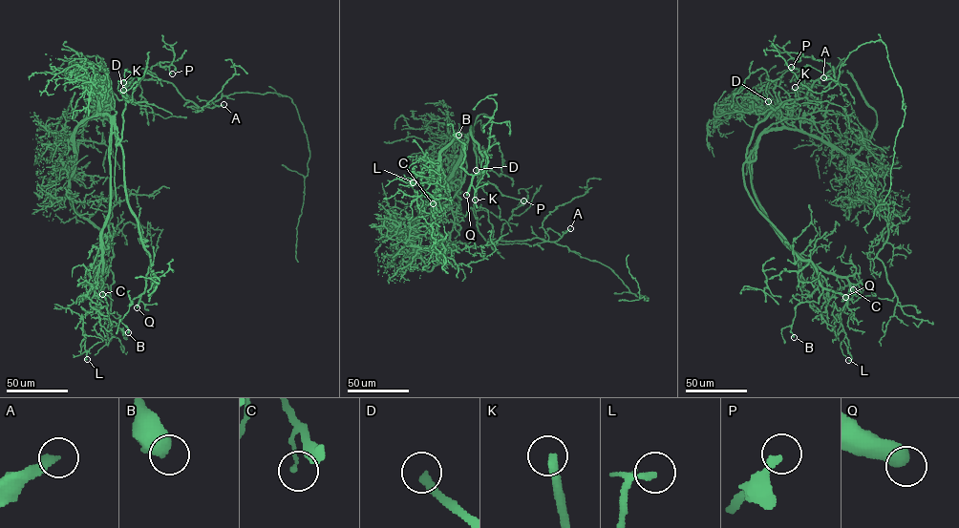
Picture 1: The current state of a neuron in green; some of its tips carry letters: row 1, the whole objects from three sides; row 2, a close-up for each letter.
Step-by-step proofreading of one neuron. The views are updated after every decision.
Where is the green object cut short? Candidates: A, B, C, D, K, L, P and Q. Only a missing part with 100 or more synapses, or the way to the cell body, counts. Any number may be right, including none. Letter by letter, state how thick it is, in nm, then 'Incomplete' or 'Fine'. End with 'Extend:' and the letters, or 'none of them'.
A: Thickness 300 nm. Incomplete
B: Thickness 600 nm. Fine
C: Thickness 130 nm. Fine
D: Thickness 280 nm. Incomplete
K: Thickness 280 nm. Incomplete
L: Thickness 160 nm. Fine
P: Thickness 280 nm. Fine
Q: Thickness 550 nm. Incomplete
Extend: A, D, K, Q

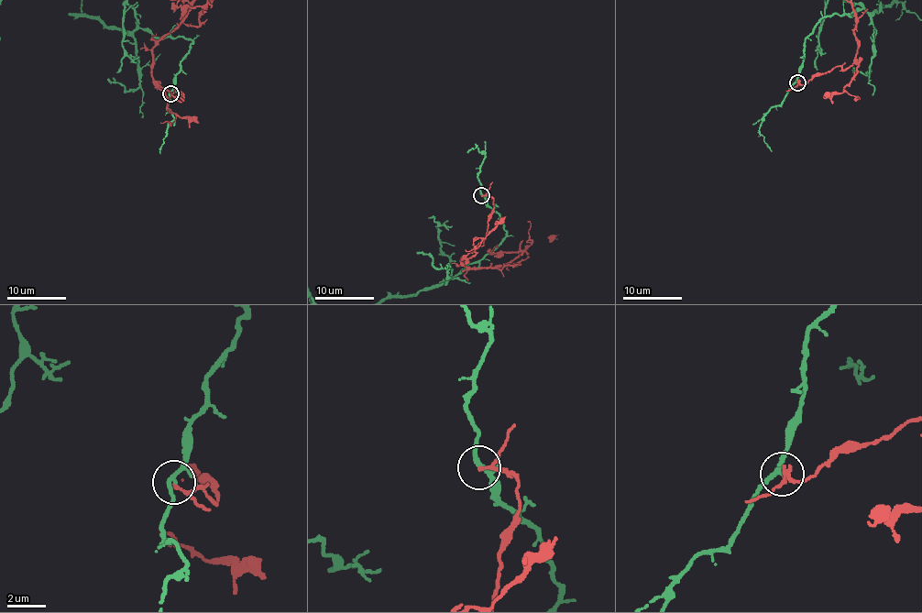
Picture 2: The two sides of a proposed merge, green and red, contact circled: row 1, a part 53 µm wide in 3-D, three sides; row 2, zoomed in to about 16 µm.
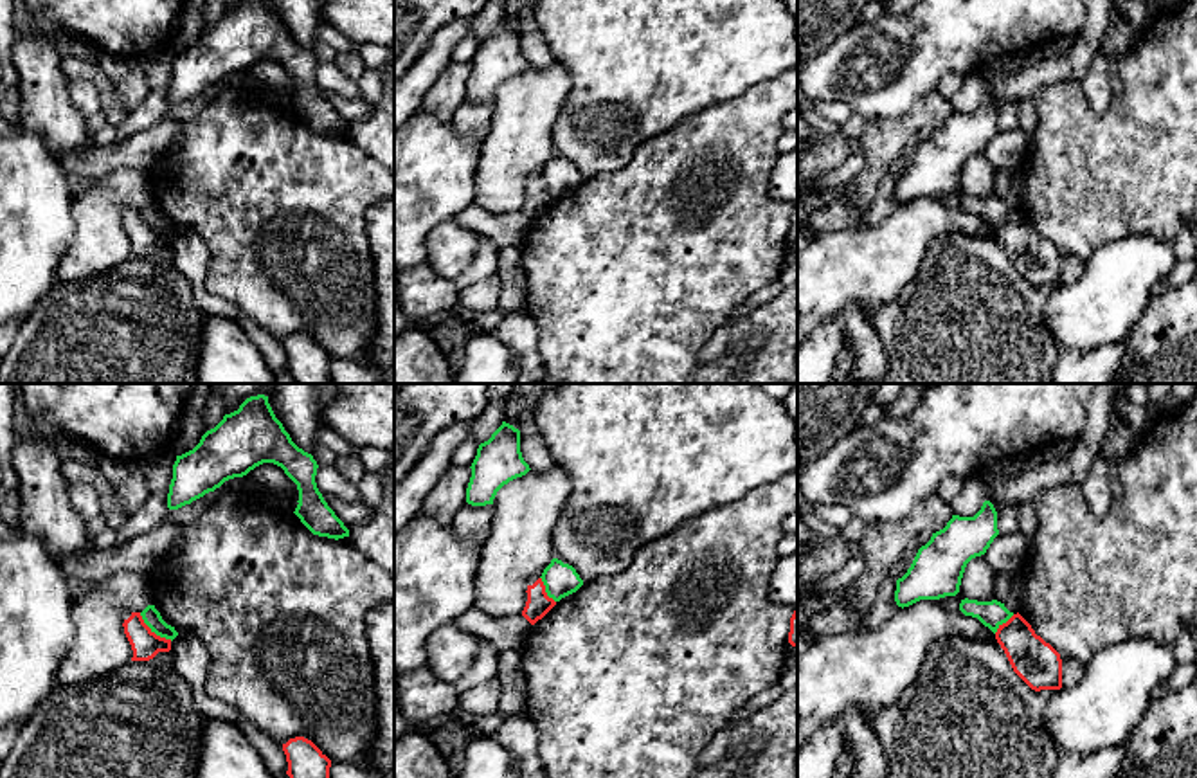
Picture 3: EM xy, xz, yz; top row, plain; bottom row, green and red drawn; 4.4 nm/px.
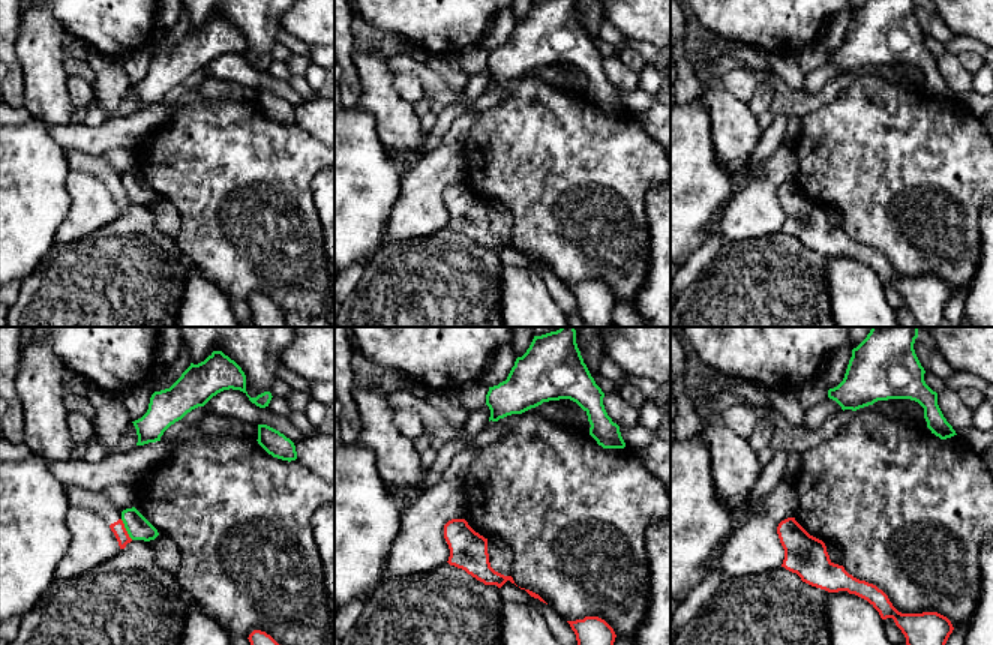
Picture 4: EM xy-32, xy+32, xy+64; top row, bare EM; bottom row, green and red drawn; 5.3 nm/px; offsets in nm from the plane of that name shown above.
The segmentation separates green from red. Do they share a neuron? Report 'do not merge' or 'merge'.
do not merge

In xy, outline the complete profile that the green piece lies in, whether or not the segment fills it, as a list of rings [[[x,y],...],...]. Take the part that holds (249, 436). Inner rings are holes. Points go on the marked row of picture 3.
[[[265,394],[247,398],[207,430],[193,450],[176,456],[167,508],[191,504],[263,463],[281,466],[297,484],[299,504],[293,513],[313,535],[335,540],[349,537],[317,488],[317,461],[292,441]]]

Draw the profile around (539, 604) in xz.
[[[531,576],[527,580],[527,591],[526,591],[527,602],[522,611],[522,616],[535,625],[538,620],[542,620],[554,605],[556,602],[547,596],[545,585],[542,578]]]

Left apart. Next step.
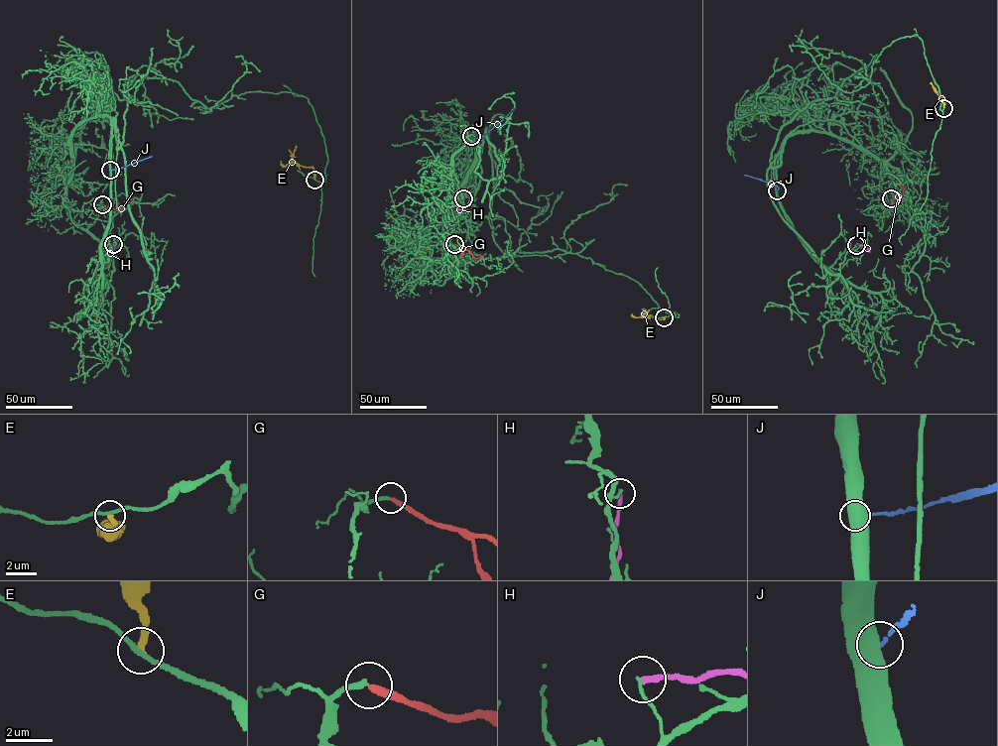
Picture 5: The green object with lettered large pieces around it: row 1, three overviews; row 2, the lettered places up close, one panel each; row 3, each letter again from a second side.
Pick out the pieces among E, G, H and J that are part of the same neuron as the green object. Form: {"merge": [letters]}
{"merge": []}

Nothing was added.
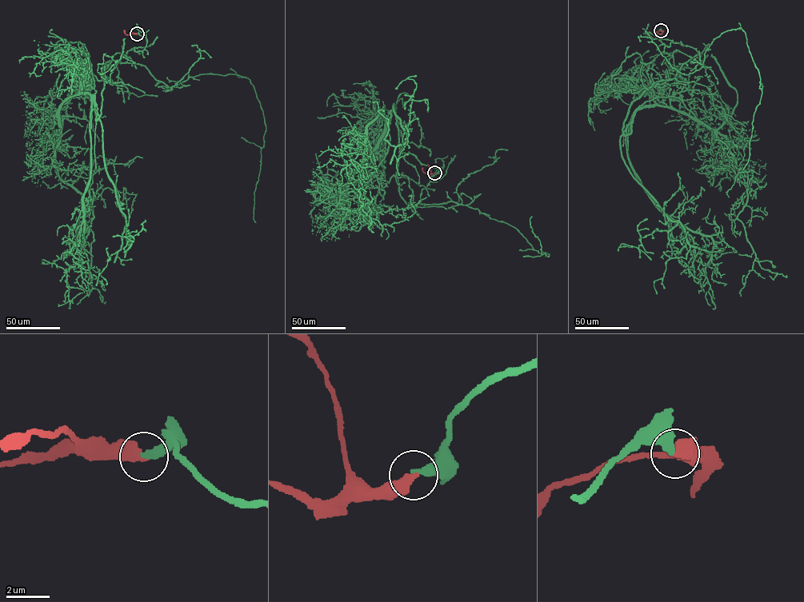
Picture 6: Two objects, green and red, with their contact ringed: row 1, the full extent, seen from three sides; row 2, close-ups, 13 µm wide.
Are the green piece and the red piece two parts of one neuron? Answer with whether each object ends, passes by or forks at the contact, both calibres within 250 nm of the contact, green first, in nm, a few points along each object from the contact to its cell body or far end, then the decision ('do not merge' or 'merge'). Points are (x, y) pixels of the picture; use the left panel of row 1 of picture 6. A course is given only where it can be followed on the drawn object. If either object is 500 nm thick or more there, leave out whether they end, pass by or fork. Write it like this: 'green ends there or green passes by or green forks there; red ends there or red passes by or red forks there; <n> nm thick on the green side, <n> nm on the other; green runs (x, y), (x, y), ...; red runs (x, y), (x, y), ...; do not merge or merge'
360 nm thick on the green side, 500 nm on the other; green runs (137, 33), (142, 50), (106, 63), (100, 115), (88, 94), (59, 109), (57, 173), (92, 209), (106, 301); red runs (137, 33), (126, 34), (125, 29); merge

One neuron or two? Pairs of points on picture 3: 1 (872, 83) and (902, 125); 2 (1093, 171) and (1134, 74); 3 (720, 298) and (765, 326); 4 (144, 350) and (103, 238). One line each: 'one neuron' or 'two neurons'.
1: two neurons
2: one neuron
3: two neurons
4: two neurons

